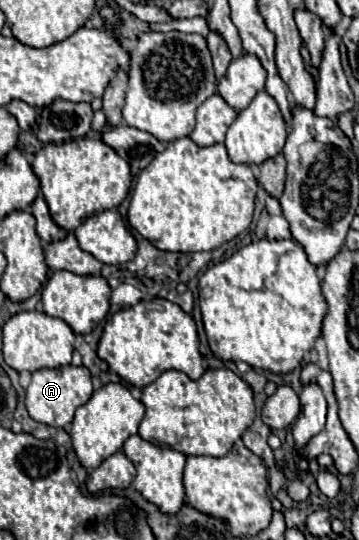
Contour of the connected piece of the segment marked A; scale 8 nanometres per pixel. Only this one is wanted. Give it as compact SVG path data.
M64 365L58 369L36 369L32 373L32 381L26 389L26 409L28 415L40 423L46 423L50 427L66 427L72 423L74 411L78 405L84 405L92 397L94 389L90 383L90 371L80 365Z

